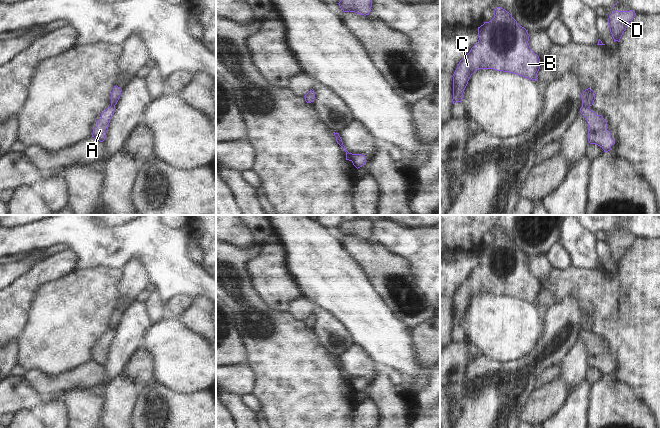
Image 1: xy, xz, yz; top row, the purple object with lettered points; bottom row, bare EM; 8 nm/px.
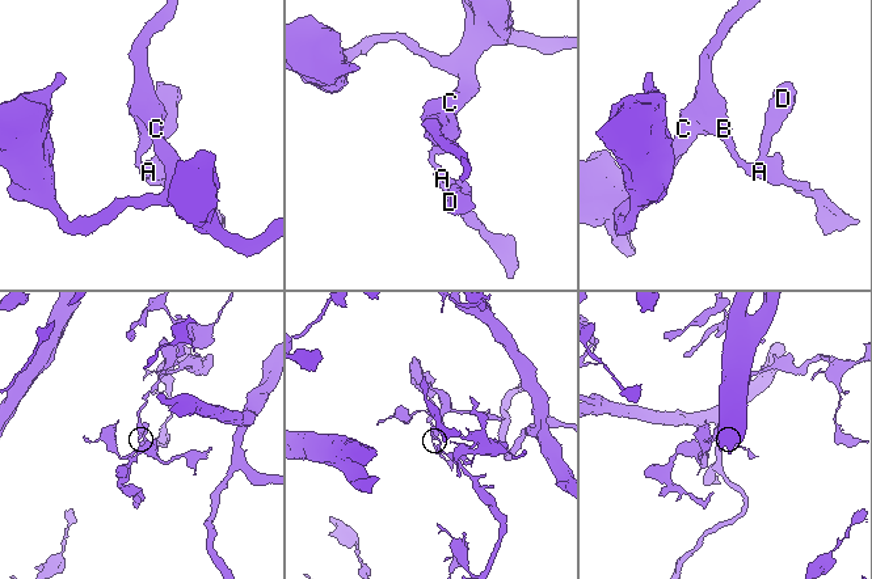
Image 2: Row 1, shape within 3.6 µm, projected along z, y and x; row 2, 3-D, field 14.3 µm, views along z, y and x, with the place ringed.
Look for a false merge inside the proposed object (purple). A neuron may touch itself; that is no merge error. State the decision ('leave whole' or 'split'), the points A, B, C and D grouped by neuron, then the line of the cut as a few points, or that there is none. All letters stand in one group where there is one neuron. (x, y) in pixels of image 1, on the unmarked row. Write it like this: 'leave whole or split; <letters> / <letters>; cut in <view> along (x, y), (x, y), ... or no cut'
split; A B C / D; cut in yz along (582, 329), (588, 331)

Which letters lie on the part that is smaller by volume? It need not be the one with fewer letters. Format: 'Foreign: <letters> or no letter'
Foreign: D.

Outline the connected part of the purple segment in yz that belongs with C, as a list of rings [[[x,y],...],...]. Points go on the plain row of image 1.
[[[501,231],[494,235],[494,242],[478,251],[478,266],[463,282],[453,298],[453,328],[462,326],[464,314],[471,299],[479,293],[494,293],[537,305],[540,283],[529,270],[529,258],[512,239]]]

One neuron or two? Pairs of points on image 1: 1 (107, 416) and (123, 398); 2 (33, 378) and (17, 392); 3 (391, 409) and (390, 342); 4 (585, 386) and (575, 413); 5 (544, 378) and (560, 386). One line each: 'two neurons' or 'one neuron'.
1: one neuron
2: two neurons
3: two neurons
4: one neuron
5: two neurons

